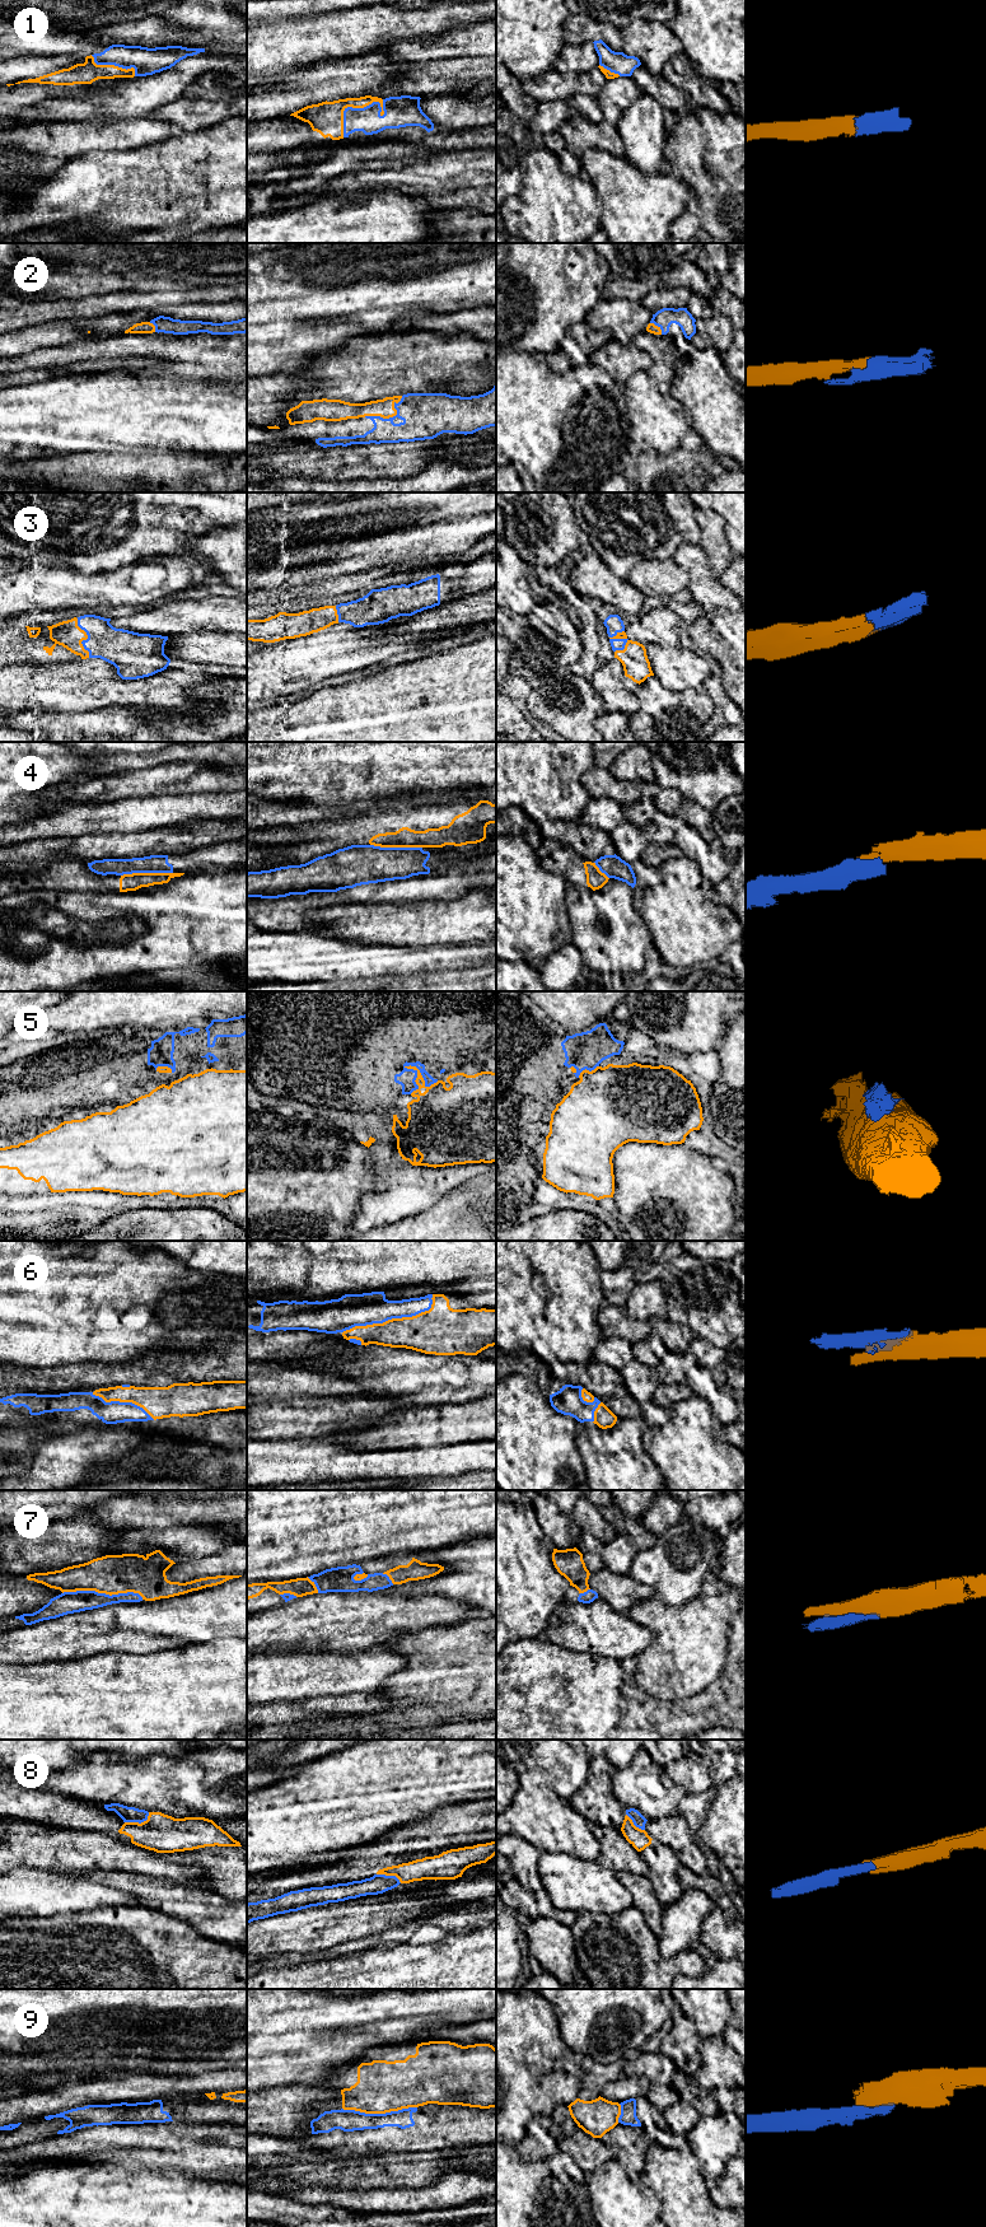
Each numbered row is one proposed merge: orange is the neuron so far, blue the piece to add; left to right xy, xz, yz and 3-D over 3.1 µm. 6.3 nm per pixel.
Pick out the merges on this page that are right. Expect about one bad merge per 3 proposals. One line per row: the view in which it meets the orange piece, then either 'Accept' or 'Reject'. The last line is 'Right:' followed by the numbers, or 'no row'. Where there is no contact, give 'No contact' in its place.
1: Touches orange in xz. Accept
2: Touches orange in xz. Accept
3: Touches orange in xy. Accept
4: Touches orange in xy. Reject
5: Touches orange in xz. Reject
6: Touches orange in xz. Accept
7: Touches orange in xy. Accept
8: Touches orange in xy. Accept
9: Touches orange in xz. Reject
Right: 1, 2, 3, 6, 7, 8

